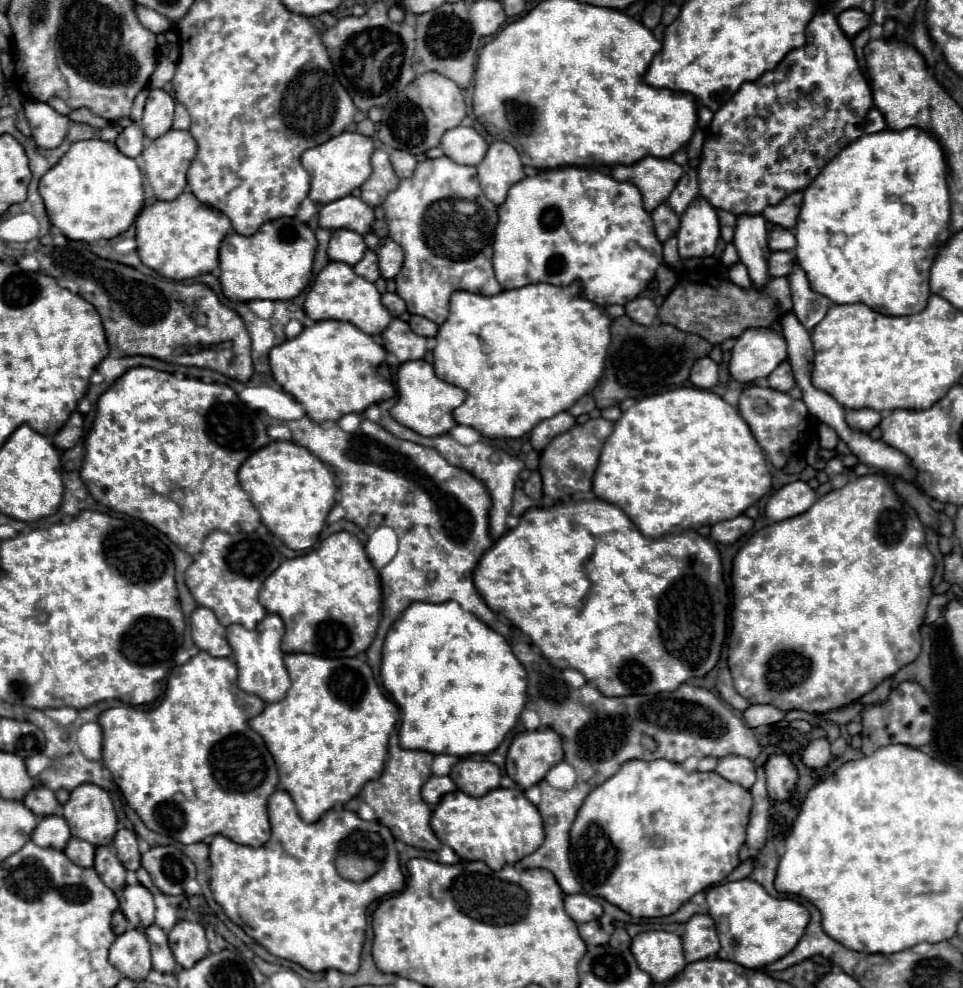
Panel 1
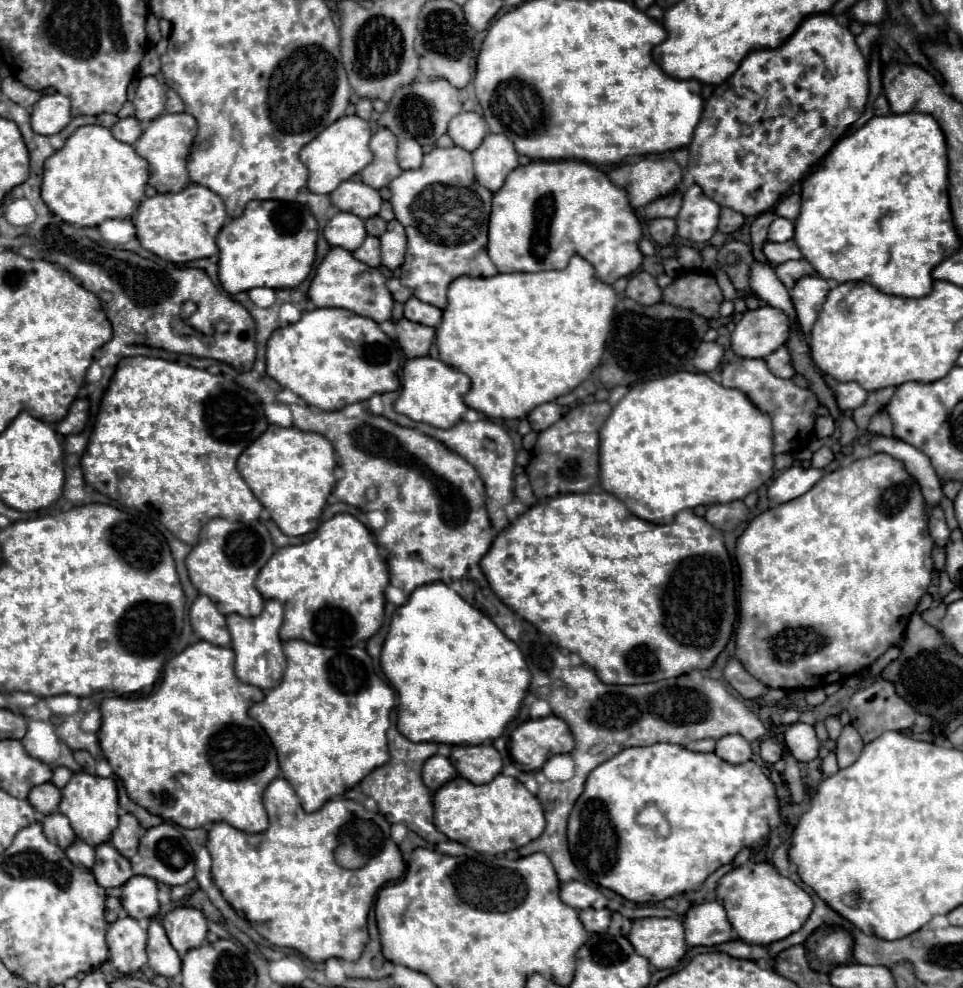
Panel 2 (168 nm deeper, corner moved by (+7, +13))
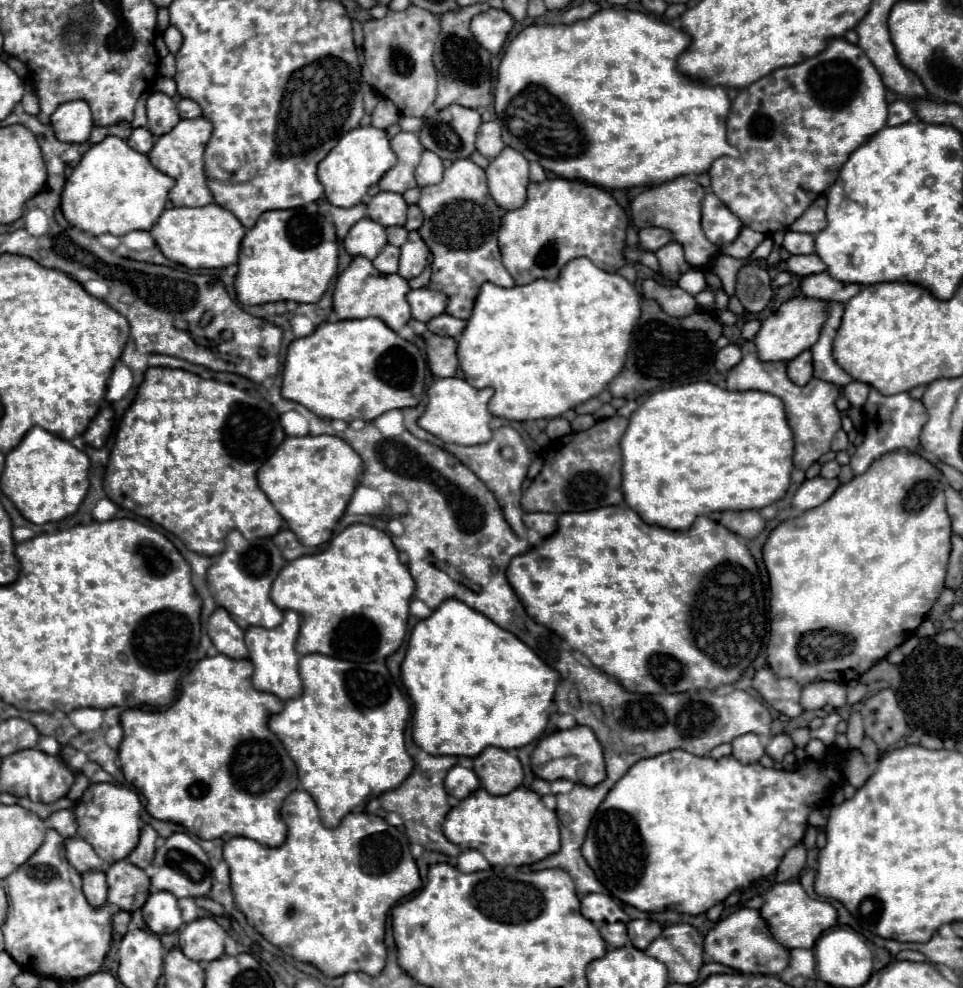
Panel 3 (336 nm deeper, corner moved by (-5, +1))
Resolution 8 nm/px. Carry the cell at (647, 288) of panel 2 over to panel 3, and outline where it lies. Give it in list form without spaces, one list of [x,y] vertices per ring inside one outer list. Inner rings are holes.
[[[644,280],[642,282],[642,298],[654,300],[668,316],[688,316],[696,312],[696,300],[676,284],[664,284],[660,280]]]

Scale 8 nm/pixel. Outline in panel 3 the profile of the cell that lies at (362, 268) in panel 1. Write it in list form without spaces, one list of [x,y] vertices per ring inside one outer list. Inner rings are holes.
[[[386,244],[382,252],[372,260],[372,264],[382,272],[382,274],[396,274],[398,272],[398,256],[400,248]]]

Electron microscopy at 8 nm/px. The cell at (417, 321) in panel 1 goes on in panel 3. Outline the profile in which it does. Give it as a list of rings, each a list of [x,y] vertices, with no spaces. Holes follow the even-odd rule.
[[[440,314],[440,316],[434,316],[432,320],[426,322],[428,330],[438,334],[438,336],[450,336],[450,338],[458,338],[460,332],[464,330],[466,322],[460,320],[460,318],[454,318],[450,314]]]

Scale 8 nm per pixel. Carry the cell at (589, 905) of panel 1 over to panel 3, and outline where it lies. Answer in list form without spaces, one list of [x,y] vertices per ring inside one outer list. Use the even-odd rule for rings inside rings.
[[[586,894],[580,898],[580,912],[592,922],[628,922],[622,906],[606,894]]]

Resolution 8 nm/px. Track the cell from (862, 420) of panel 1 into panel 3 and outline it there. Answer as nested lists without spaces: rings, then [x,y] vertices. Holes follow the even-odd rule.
[[[852,380],[850,384],[844,386],[844,398],[846,398],[852,406],[856,406],[856,408],[862,408],[862,406],[864,406],[864,402],[868,400],[868,392],[870,392],[870,386],[864,384],[864,382]]]

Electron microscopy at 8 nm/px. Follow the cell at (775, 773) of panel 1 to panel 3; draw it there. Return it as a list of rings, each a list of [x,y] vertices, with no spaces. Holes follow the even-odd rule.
[[[788,734],[772,736],[772,738],[770,738],[770,744],[766,746],[766,754],[768,754],[772,760],[776,760],[776,762],[782,762],[784,756],[786,756],[788,752],[792,752],[792,750],[794,750],[794,744],[792,744],[792,740],[790,740]]]

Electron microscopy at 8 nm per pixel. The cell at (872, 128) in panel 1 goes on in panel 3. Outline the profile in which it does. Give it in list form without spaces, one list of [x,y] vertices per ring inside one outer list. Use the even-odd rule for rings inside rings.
[[[896,100],[888,106],[888,126],[900,126],[910,120],[914,120],[914,110],[906,100]]]

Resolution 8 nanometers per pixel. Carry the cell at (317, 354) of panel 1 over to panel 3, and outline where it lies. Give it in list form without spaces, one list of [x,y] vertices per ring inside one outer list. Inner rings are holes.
[[[378,318],[322,322],[310,336],[296,338],[288,346],[282,372],[282,396],[306,406],[320,418],[344,420],[348,424],[352,420],[370,422],[388,410],[416,406],[426,388],[426,372],[422,352],[412,342],[402,340],[394,330],[388,330]]]

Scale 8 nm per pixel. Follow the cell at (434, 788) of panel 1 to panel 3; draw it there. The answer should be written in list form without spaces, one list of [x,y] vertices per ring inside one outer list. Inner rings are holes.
[[[454,766],[454,768],[448,770],[446,780],[444,780],[444,786],[446,786],[446,790],[448,790],[450,796],[462,800],[468,794],[472,794],[480,786],[480,782],[478,782],[476,774],[470,768]]]

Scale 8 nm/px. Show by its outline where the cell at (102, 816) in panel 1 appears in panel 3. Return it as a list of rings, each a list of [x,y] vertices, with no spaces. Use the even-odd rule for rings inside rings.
[[[92,784],[74,806],[74,814],[78,820],[78,836],[92,844],[104,864],[124,860],[136,848],[140,836],[142,822],[138,812],[140,798],[134,790],[116,784]]]

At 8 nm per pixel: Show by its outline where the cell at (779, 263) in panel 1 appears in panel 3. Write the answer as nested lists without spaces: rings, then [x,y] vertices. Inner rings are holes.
[[[806,254],[806,256],[790,256],[788,260],[782,262],[786,266],[786,270],[790,274],[796,276],[810,276],[810,274],[818,274],[824,272],[826,266],[824,262],[816,256],[816,254]]]

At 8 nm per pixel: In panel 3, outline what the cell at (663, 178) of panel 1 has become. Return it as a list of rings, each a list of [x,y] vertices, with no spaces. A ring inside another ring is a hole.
[[[678,176],[664,184],[652,186],[632,200],[632,204],[630,204],[632,222],[638,228],[646,228],[646,226],[668,228],[672,232],[674,240],[684,246],[686,262],[694,268],[706,268],[720,250],[712,242],[708,242],[708,238],[704,236],[702,226],[700,226],[700,202],[702,202],[704,194],[706,194],[704,188],[692,176]]]

